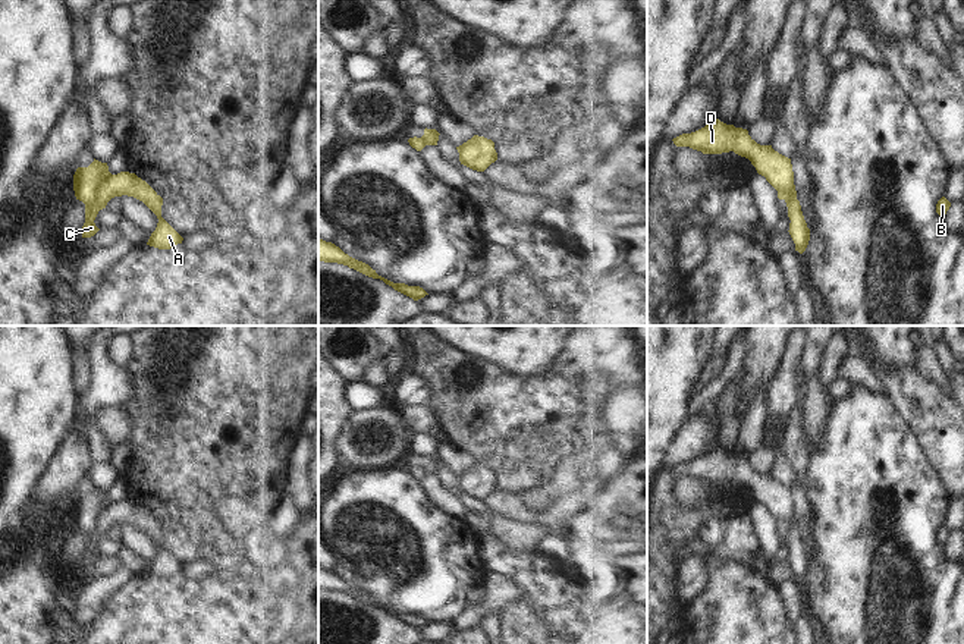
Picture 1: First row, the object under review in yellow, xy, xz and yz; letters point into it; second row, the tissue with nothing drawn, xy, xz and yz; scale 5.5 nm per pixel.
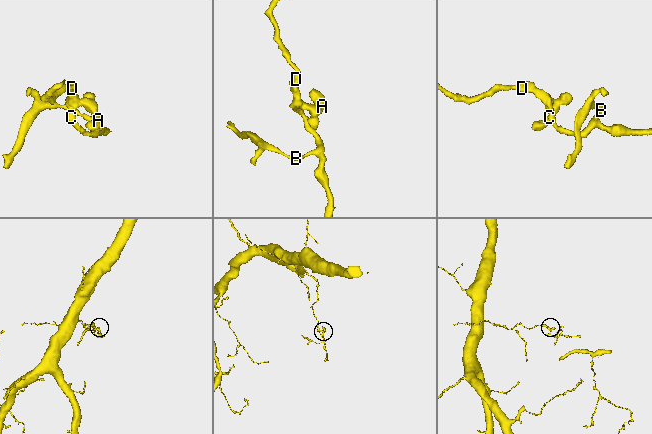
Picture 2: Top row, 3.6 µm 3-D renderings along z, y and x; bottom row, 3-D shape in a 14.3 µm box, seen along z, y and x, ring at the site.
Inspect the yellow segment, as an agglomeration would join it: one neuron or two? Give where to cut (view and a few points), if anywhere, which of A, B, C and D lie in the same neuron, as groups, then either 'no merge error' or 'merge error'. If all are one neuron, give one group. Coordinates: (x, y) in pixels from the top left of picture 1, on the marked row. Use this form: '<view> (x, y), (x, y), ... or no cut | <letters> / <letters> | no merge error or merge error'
xy (112, 175), (94, 191), (93, 201), (99, 209) | A / B C D | merge error

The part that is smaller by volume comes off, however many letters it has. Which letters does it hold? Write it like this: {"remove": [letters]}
{"remove": ["A"]}

